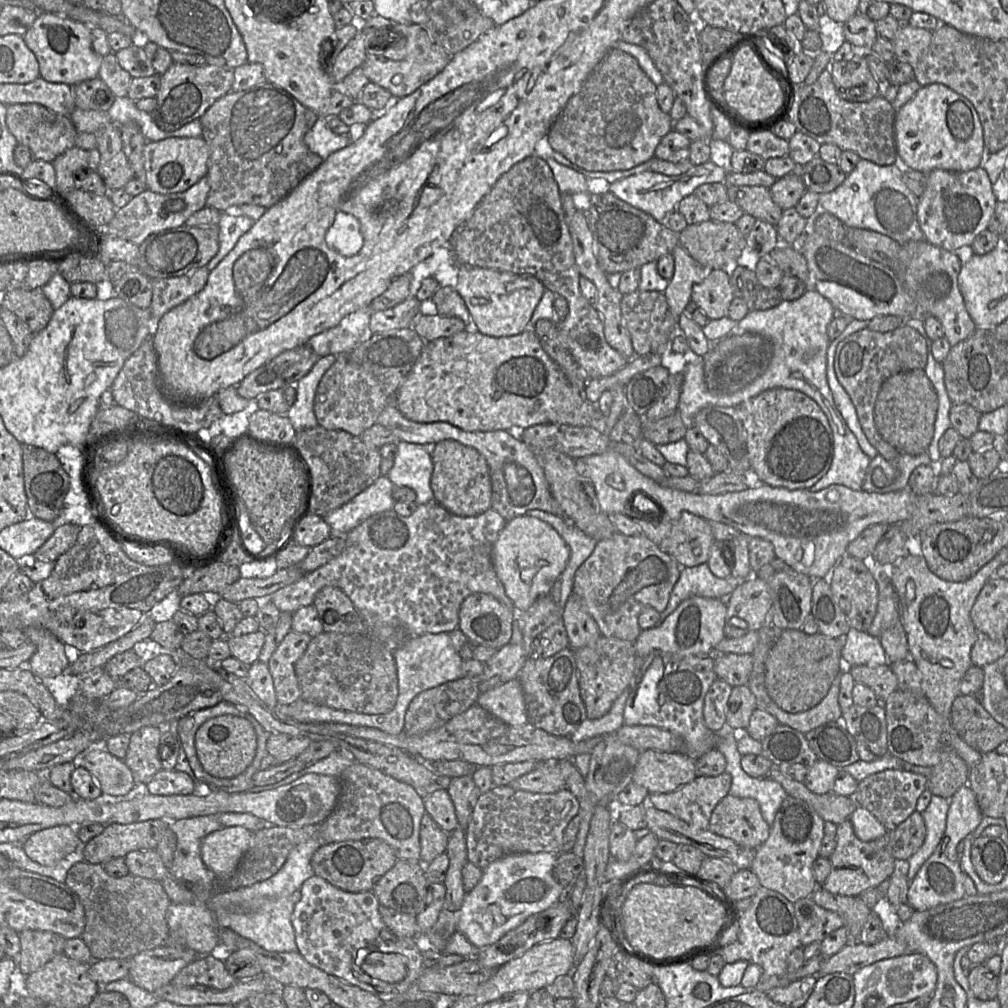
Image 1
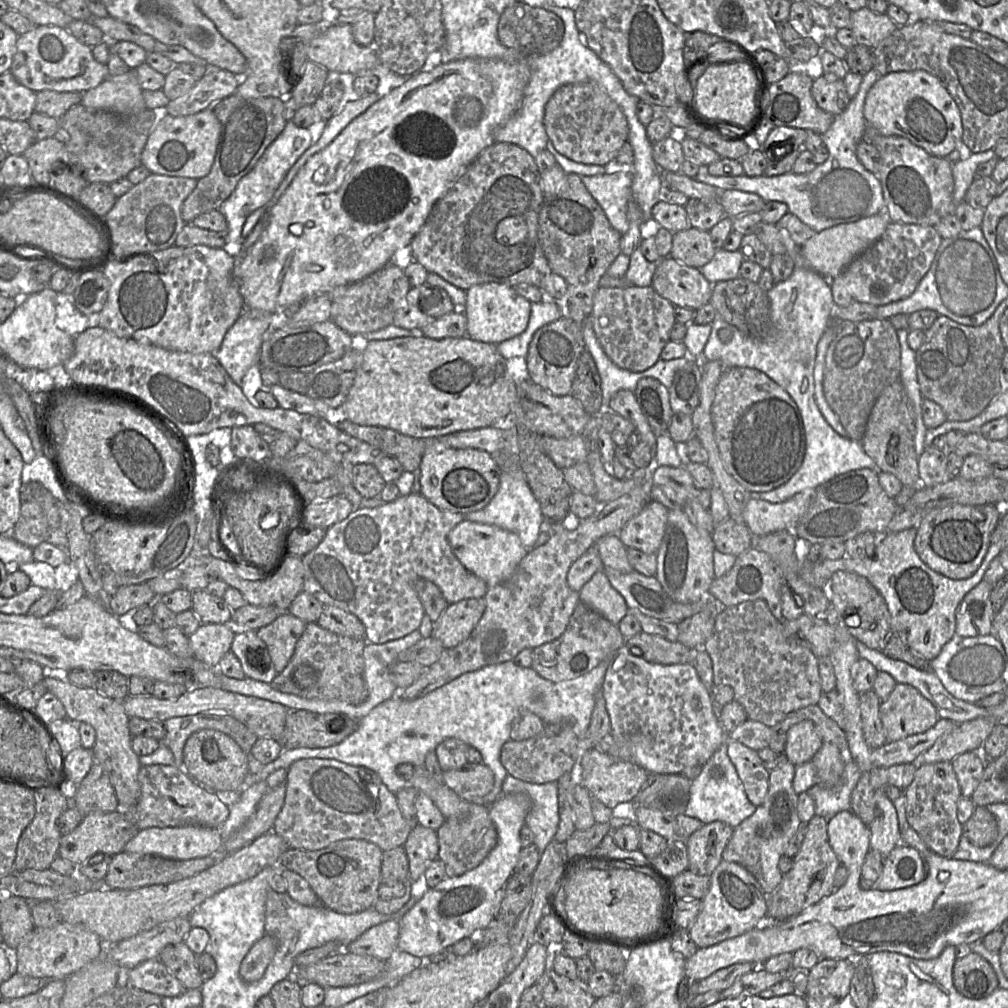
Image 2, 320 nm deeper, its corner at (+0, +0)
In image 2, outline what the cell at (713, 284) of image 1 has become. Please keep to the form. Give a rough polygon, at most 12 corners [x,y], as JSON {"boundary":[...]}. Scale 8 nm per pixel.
{"boundary":[[671,257],[657,263],[651,287],[675,307],[709,303],[698,268]]}

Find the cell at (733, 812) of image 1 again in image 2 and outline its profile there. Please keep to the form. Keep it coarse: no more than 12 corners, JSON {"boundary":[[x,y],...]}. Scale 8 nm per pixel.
{"boundary":[[721,821],[686,839],[688,869],[716,869],[733,834]]}

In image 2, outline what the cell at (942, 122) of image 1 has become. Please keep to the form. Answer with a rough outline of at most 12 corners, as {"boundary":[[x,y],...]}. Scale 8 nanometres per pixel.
{"boundary":[[924,70],[882,76],[863,113],[879,134],[945,158],[957,104]]}

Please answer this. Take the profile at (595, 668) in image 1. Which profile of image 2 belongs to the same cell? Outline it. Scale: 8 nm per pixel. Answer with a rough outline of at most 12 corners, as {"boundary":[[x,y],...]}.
{"boundary":[[579,602],[564,633],[533,649],[551,682],[589,673],[626,638]]}

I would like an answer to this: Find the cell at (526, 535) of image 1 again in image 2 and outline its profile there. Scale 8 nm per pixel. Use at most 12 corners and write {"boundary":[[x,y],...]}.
{"boundary":[[468,520],[448,541],[489,587],[506,581],[529,551],[516,533]]}

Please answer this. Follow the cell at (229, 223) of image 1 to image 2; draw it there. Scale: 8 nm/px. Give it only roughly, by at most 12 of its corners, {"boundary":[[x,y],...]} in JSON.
{"boundary":[[288,121],[218,209],[228,223],[224,250],[270,202],[313,142]]}

